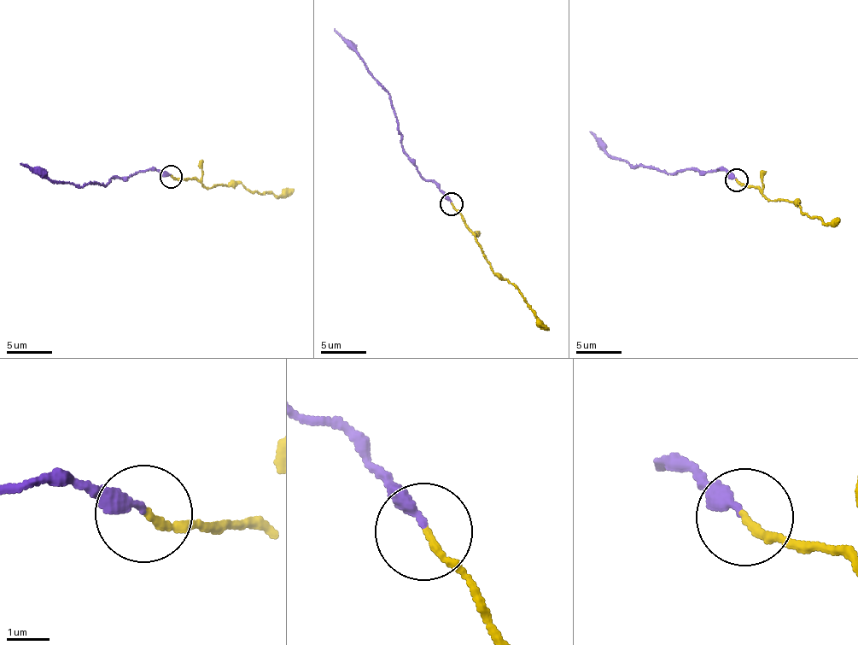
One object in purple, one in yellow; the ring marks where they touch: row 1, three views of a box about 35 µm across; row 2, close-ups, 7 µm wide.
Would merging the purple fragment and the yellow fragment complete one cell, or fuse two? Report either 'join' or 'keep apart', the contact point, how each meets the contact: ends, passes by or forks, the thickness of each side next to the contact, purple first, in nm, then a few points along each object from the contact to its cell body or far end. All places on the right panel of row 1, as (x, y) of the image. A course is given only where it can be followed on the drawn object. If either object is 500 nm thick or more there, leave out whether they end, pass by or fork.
join; place (737, 180); purple ends; yellow ends; calibres 240 and 170 nm; course purple (735, 179), (719, 169), (665, 173), (639, 165), (629, 166), (610, 156), (590, 132); course yellow (737, 179), (758, 187), (767, 200), (798, 204), (802, 212), (825, 224), (832, 225), (838, 219)

